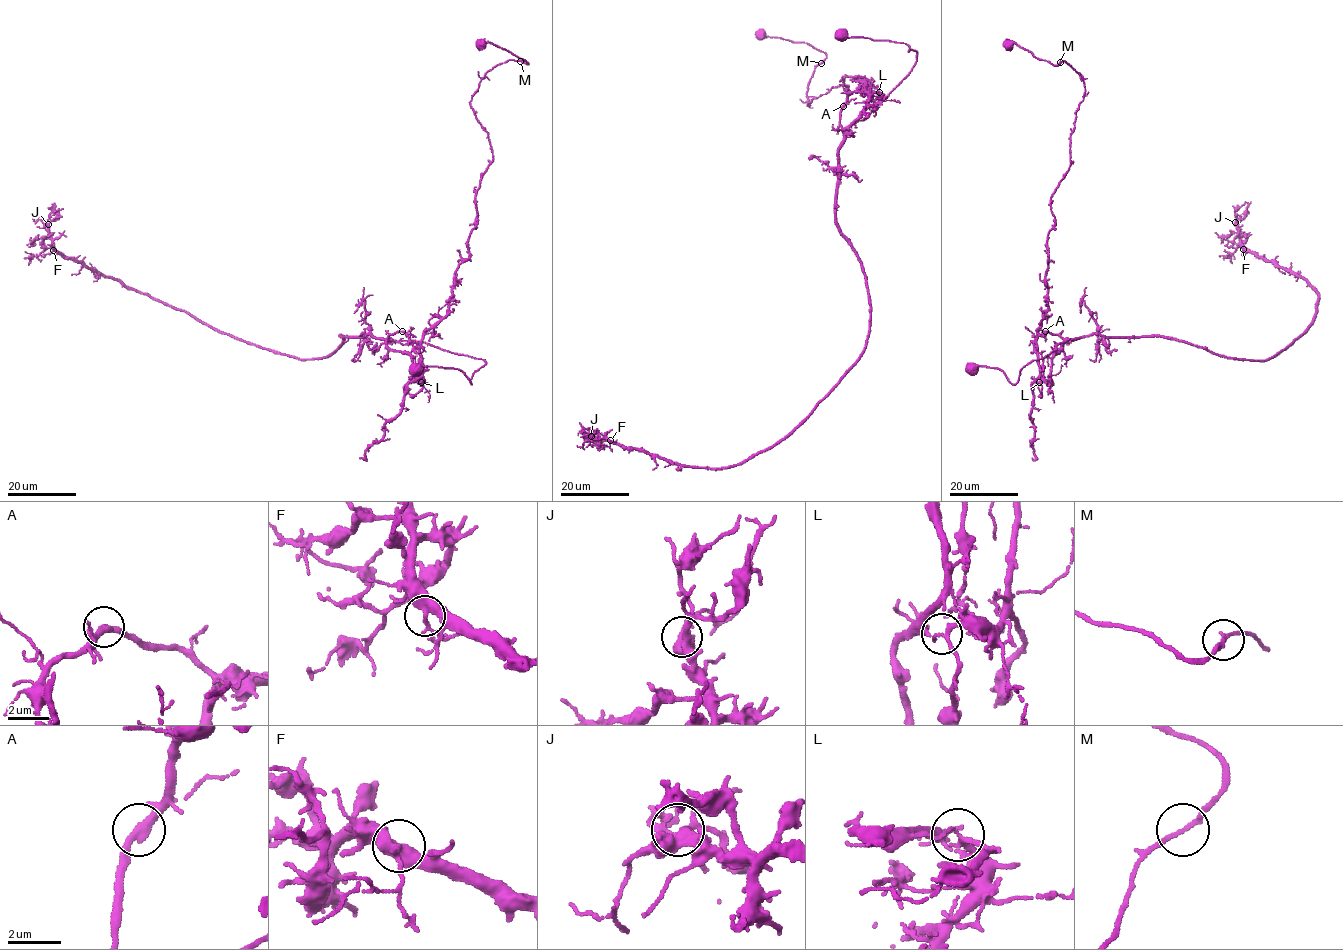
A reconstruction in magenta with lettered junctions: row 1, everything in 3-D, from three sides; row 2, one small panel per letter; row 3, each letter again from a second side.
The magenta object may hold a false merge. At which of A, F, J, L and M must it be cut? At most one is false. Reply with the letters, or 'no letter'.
L

